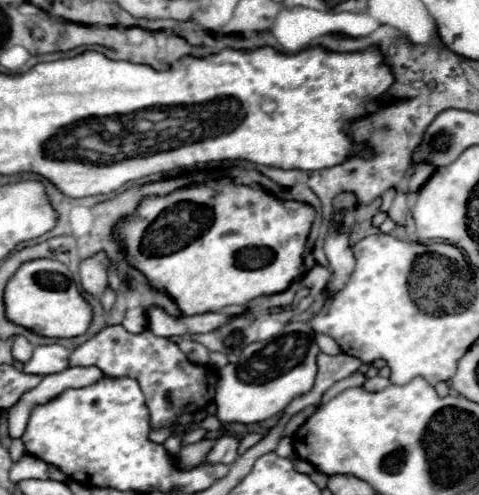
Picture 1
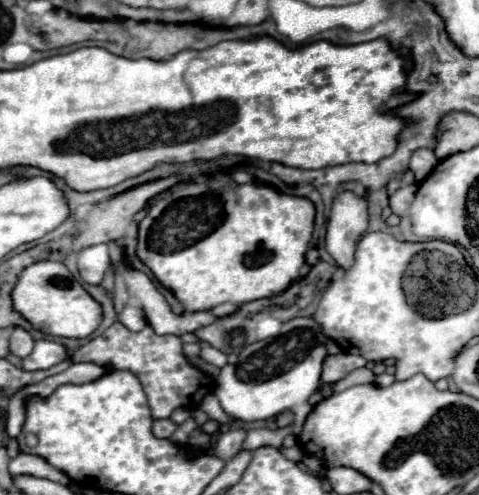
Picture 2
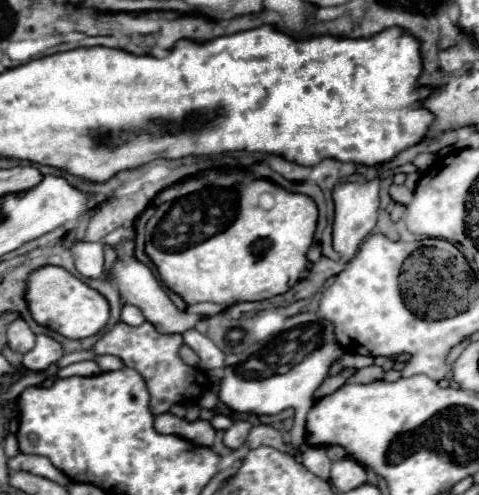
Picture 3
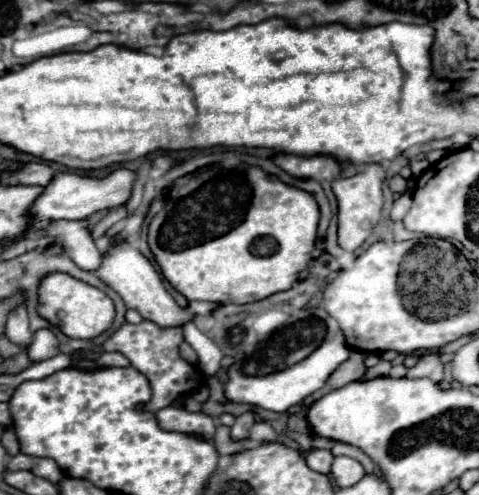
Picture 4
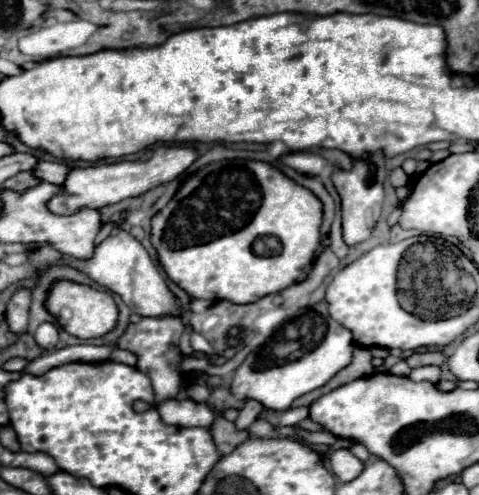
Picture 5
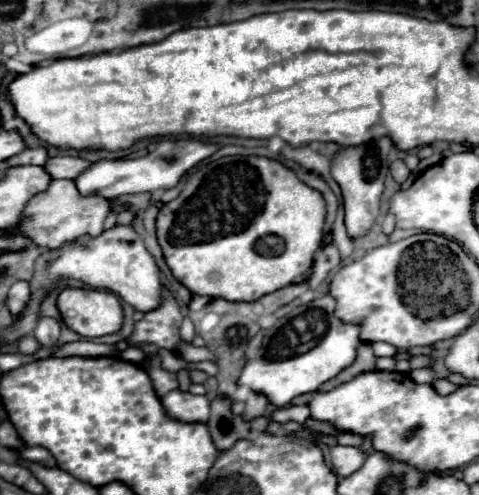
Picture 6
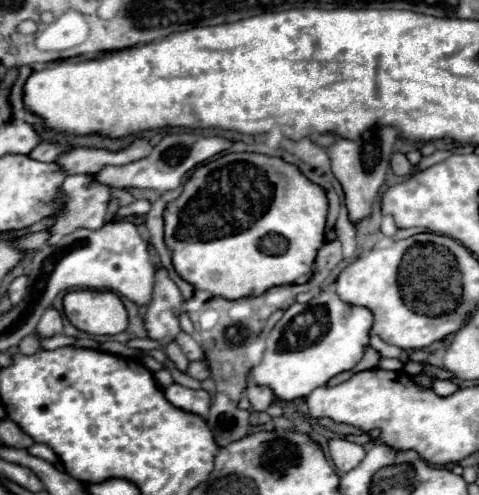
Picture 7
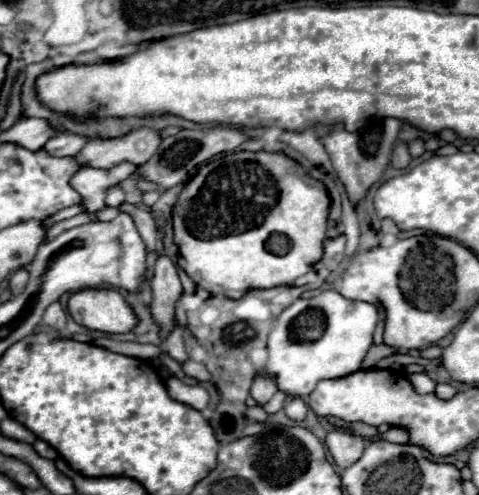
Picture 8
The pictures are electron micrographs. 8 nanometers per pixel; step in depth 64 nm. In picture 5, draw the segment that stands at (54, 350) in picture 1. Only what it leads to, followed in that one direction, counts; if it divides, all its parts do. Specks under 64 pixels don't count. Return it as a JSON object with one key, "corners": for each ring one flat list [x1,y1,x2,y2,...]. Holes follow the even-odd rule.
{"corners":[[44,322,38,326,38,330,34,332,34,338,36,338,36,344,44,350,54,350,56,342,58,342,58,328,56,324,50,324,50,322]]}

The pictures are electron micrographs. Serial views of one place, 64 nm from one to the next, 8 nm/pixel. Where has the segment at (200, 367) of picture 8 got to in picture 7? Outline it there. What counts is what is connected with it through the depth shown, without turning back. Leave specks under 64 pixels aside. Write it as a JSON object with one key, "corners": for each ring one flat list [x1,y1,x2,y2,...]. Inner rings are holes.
{"corners":[[190,362,190,364,188,364,186,374,188,374,188,376,192,376,192,378,198,378,198,380,206,380,206,378,210,376,208,366,206,366,206,364,202,364,202,362]]}

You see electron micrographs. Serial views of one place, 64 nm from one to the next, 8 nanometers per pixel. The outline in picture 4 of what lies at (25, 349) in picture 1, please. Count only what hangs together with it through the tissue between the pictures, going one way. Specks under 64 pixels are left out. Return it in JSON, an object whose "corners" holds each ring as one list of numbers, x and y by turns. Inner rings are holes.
{"corners":[[18,304,18,308,14,308,10,314,8,314,8,322,6,322,6,336,20,344,20,346,28,346,30,338,32,338,32,332,28,328,28,312,26,312,26,306,24,304]]}

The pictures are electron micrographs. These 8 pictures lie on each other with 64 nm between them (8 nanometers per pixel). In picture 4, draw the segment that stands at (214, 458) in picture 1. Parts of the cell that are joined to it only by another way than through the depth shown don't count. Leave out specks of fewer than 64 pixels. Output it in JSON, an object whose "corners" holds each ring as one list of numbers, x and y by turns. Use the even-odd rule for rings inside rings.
{"corners":[[244,412,244,414,240,414,240,416,236,418,234,426,232,426,232,438,234,438,234,440,246,438,252,424,254,424,254,412]]}

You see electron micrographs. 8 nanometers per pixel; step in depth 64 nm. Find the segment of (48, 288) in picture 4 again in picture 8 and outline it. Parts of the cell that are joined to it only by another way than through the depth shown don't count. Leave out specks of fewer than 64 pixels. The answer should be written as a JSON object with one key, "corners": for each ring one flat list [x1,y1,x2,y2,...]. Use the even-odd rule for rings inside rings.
{"corners":[[86,288,72,294,68,312,78,324,108,334,130,332,138,324,130,304,114,288]]}

